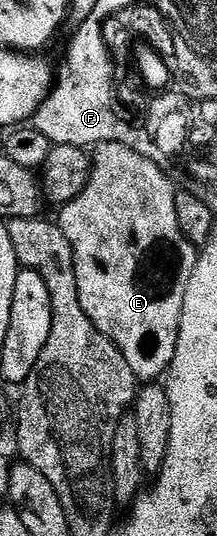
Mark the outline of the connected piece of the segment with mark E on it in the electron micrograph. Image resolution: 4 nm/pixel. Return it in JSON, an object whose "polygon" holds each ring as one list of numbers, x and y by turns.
{"polygon":[[101,143,97,146,91,156,92,172,88,184,78,197,59,208,58,225,72,250,78,301,82,301,86,317,90,317,96,328,120,350,122,357,126,357,126,365,134,369,137,380,156,381,174,361,182,301,186,297,186,285,192,276,198,251,179,228,175,209,177,185,168,180,167,173,155,158,147,159,142,152,127,143]]}

